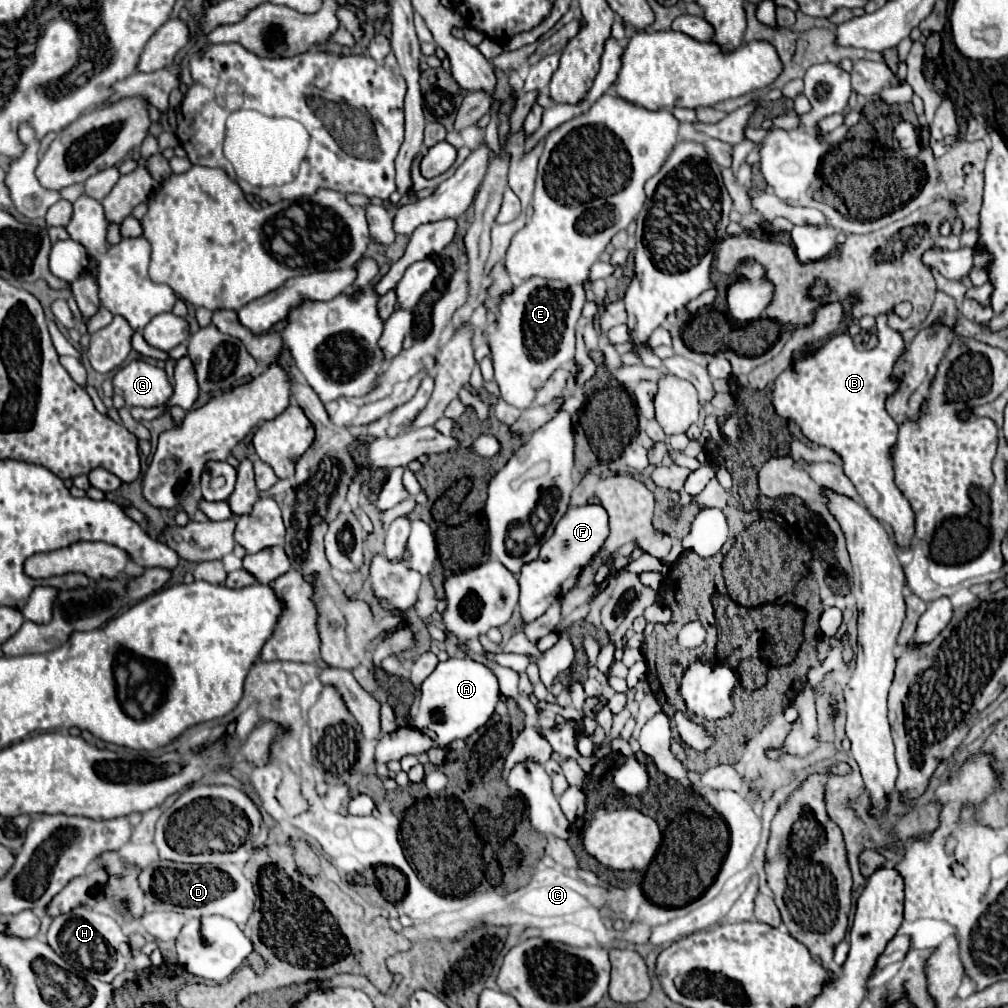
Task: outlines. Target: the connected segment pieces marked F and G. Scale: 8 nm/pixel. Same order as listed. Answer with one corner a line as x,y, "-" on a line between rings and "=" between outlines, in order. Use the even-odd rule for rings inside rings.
586,504
578,508
568,508
566,516
556,524
554,534
546,544
542,544
538,560
532,560
530,564
524,564
518,576
520,582
520,614
524,622
532,622
538,616
542,616
550,604
564,594
568,594
582,572
586,564
600,552
600,548
606,542
606,536
610,534
608,528
608,514
600,504
=
132,360
126,366
122,366
114,374
112,384
114,384
114,394
122,396
128,408
162,406
174,394
174,388
164,368
158,368
144,360

